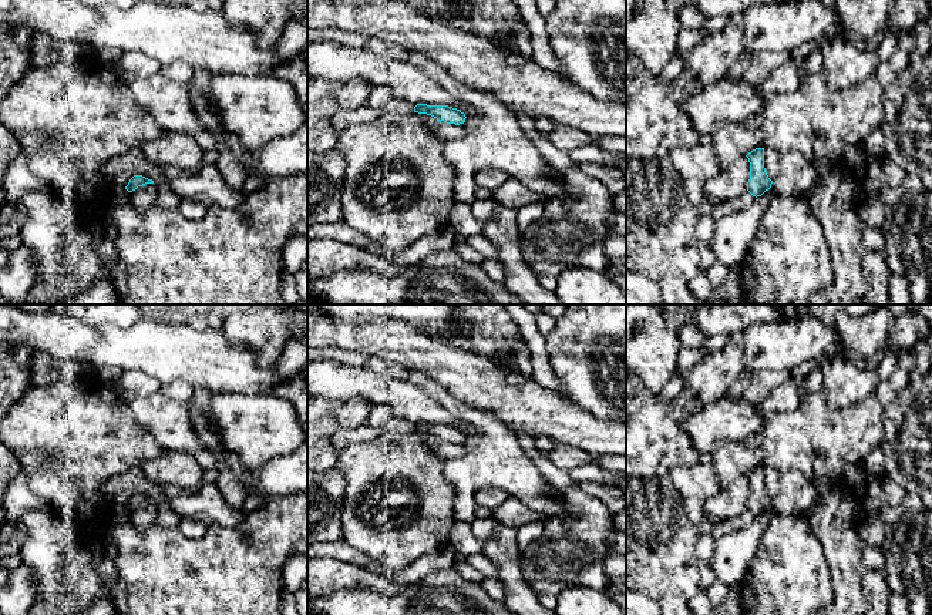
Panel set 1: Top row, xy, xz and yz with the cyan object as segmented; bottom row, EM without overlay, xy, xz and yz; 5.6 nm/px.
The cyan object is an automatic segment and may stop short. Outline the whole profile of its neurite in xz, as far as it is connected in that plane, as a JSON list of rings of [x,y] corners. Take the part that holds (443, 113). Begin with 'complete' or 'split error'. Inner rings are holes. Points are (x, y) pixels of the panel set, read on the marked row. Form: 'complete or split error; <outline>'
complete; [[[417,104],[414,107],[414,112],[427,114],[437,118],[438,121],[455,125],[464,124],[467,118],[464,112],[448,105]]]

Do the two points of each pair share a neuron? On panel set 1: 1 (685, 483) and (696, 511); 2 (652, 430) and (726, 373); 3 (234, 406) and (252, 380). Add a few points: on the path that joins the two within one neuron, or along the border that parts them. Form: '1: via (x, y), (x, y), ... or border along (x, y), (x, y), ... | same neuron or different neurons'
1: via (692, 490), (695, 504) | same neuron
2: via (670, 413), (707, 380) | same neuron
3: border along (273, 390), (215, 395) | different neurons

